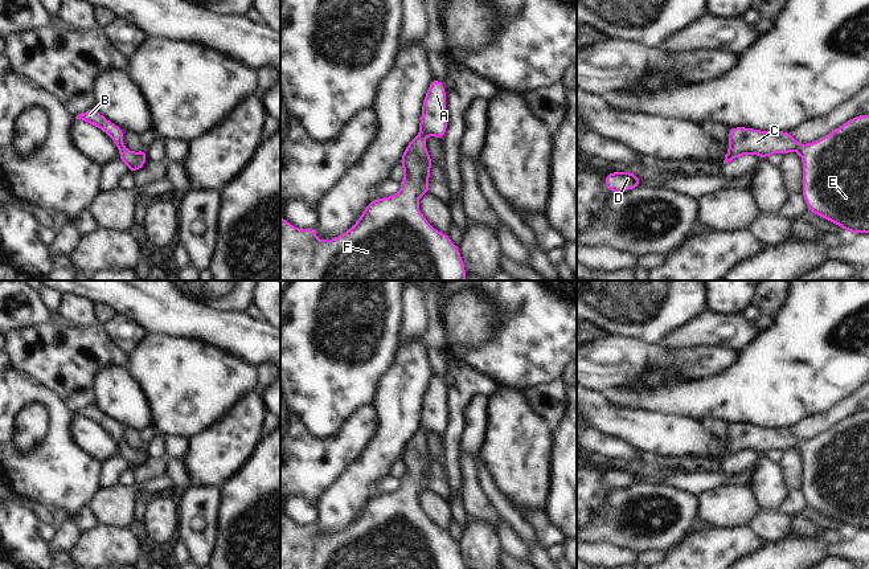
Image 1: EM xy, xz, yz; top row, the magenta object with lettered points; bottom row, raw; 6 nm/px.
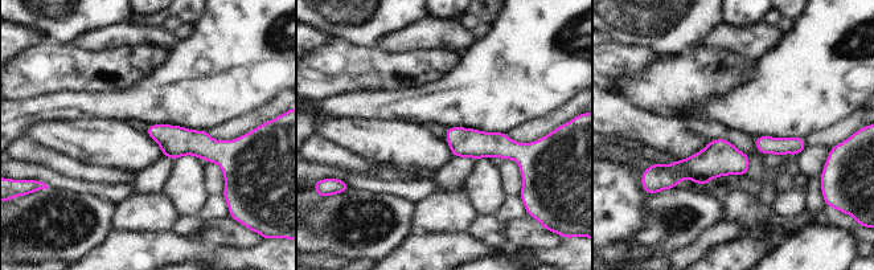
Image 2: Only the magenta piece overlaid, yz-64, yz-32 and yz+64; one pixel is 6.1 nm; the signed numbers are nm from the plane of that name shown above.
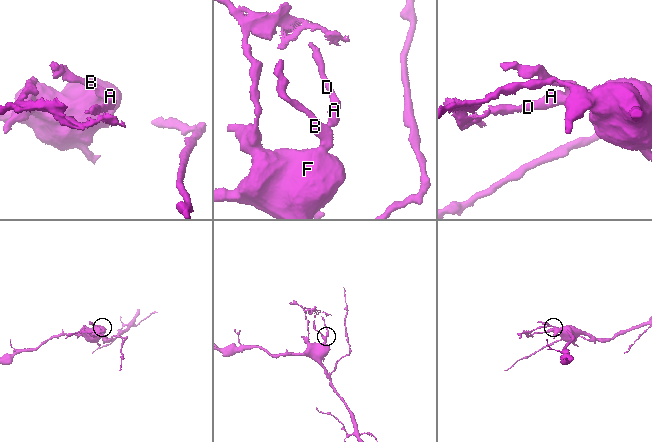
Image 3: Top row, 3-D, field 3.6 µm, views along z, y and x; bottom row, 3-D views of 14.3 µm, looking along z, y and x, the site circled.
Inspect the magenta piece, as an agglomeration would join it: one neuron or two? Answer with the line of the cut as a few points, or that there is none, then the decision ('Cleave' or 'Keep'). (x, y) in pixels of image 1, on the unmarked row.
No split. Keep

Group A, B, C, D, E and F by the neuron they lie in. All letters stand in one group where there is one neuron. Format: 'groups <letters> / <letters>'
groups A B C D E F

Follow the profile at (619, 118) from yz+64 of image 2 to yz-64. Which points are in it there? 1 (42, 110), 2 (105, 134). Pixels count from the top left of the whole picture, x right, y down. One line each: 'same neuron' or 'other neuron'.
1: other neuron
2: same neuron

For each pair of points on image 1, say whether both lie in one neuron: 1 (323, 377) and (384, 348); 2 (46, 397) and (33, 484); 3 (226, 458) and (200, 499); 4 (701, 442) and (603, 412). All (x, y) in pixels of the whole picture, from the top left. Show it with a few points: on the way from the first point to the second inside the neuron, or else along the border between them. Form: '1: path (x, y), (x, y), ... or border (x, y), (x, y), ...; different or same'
1: path (339, 369), (353, 369), (369, 364); same
2: path (56, 418), (54, 463); same
3: border (191, 484), (217, 487); different
4: path (677, 437), (647, 432), (627, 424); same

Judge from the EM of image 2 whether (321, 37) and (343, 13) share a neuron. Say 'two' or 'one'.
two

